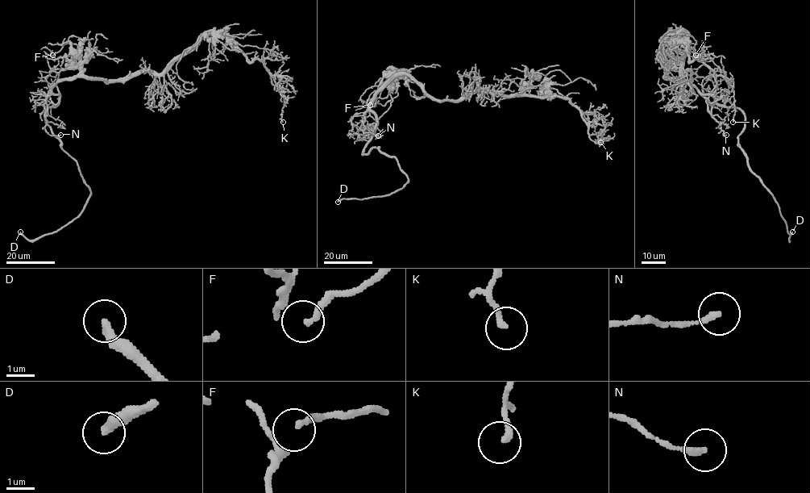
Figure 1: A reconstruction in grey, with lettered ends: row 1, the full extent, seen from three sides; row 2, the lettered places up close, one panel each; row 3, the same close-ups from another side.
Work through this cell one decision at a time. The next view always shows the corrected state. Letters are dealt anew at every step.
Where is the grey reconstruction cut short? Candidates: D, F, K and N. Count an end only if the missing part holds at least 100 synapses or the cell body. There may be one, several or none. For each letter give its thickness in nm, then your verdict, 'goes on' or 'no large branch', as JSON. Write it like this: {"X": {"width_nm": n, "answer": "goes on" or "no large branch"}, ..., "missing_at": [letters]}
{"D": {"width_nm": 320, "answer": "goes on"}, "F": {"width_nm": 150, "answer": "no large branch"}, "K": {"width_nm": 200, "answer": "no large branch"}, "N": {"width_nm": 200, "answer": "no large branch"}, "missing_at": ["D"]}

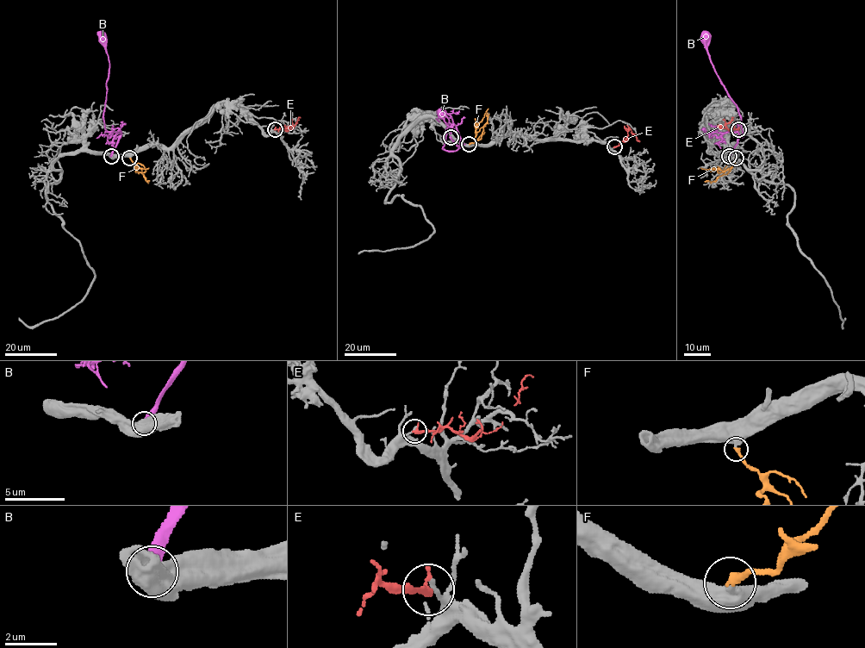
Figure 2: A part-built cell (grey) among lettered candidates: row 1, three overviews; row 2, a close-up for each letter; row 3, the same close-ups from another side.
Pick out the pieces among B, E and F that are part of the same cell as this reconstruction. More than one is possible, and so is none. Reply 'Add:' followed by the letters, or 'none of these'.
Add: F

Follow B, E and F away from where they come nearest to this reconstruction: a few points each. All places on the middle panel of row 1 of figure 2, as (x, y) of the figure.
B: (451, 137), (458, 148), (447, 151), (443, 147), (449, 120), (437, 111)
E: (613, 147), (635, 133), (640, 141)
F: (469, 144), (481, 138), (483, 126), (487, 122), (487, 112)

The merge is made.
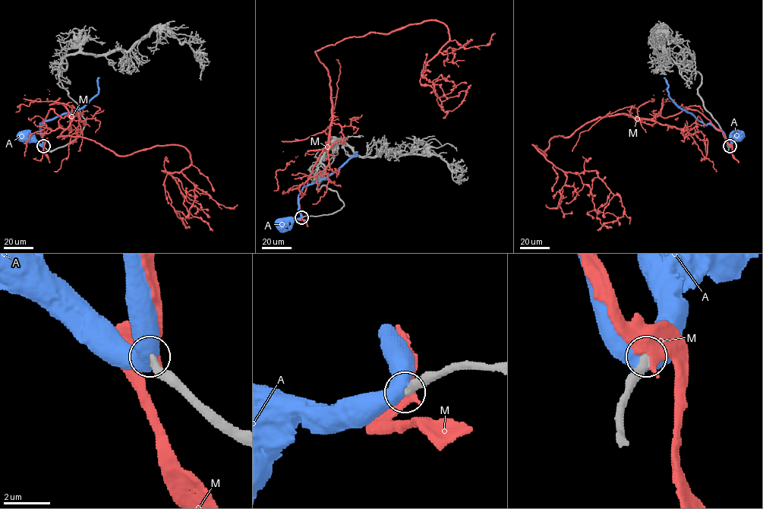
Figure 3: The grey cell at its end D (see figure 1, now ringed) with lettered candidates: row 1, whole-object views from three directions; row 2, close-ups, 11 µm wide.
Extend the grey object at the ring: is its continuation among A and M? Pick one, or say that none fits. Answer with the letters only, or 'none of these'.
none of these

